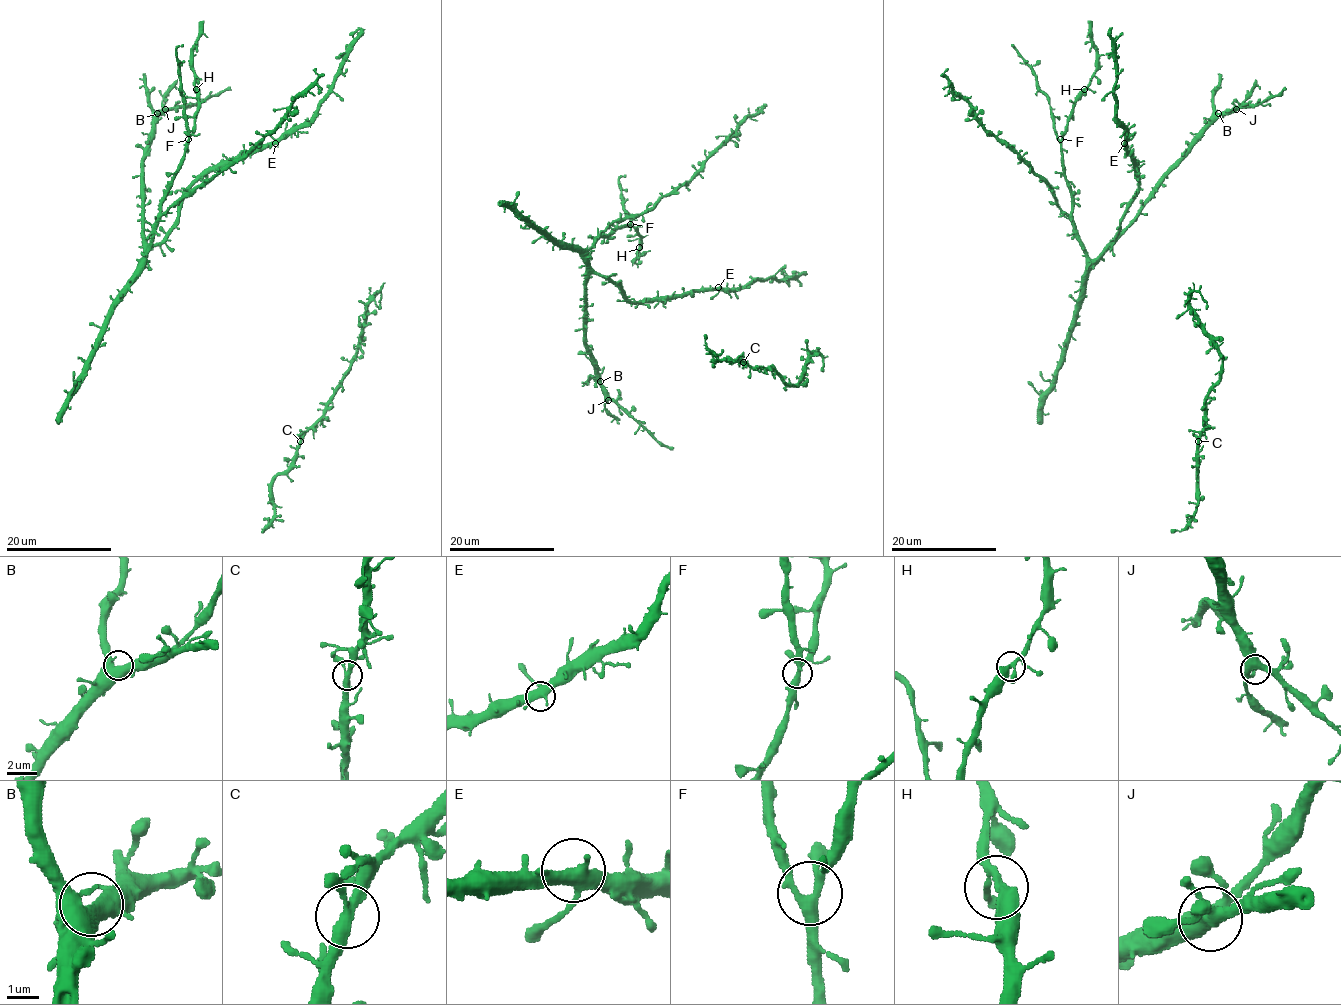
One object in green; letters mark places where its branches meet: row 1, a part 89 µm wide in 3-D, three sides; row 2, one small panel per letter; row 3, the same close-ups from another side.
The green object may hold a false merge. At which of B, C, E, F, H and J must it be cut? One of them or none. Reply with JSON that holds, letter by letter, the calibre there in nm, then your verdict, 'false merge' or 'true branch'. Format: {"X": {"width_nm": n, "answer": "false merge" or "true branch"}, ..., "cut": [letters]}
{"B": {"width_nm": 480, "answer": "true branch"}, "C": {"width_nm": 320, "answer": "true branch"}, "E": {"width_nm": 400, "answer": "true branch"}, "F": {"width_nm": 320, "answer": "true branch"}, "H": {"width_nm": 320, "answer": "true branch"}, "J": {"width_nm": 480, "answer": "true branch"}, "cut": []}

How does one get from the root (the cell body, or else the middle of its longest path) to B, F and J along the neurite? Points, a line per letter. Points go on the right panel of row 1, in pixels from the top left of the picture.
B: (1125, 141), (1125, 147), (1134, 159), (1137, 192), (1116, 238), (1109, 245), (1134, 217), (1156, 183), (1218, 113)
F: (1125, 141), (1134, 159), (1137, 192), (1116, 238), (1092, 260), (1072, 219), (1072, 193), (1064, 175), (1060, 139)
J: (1125, 141), (1134, 159), (1137, 192), (1109, 245), (1189, 146), (1219, 117), (1236, 109)

